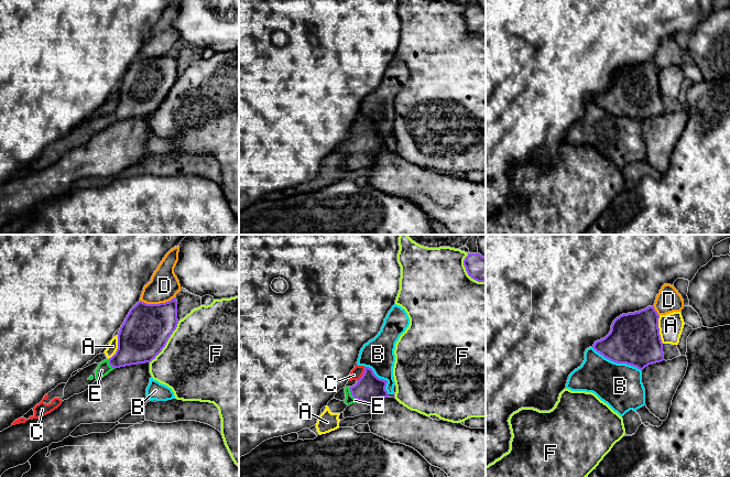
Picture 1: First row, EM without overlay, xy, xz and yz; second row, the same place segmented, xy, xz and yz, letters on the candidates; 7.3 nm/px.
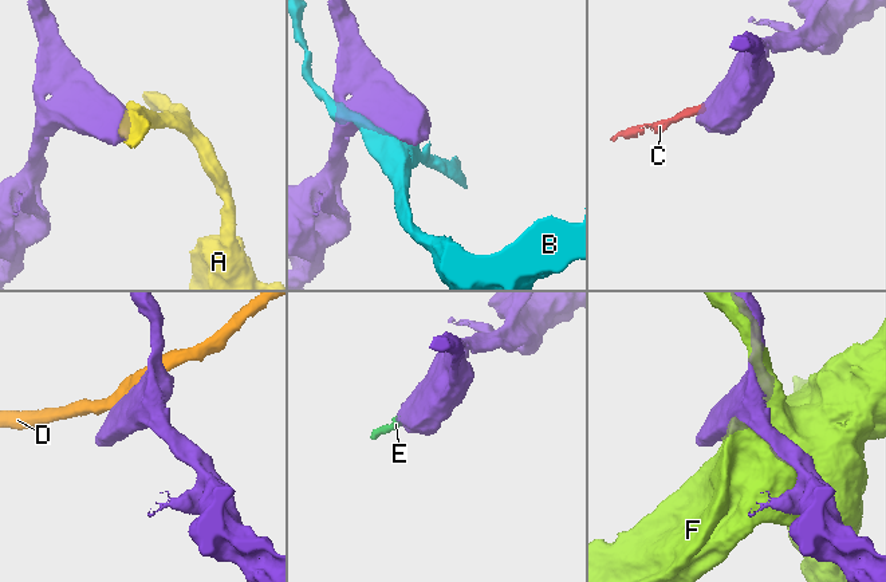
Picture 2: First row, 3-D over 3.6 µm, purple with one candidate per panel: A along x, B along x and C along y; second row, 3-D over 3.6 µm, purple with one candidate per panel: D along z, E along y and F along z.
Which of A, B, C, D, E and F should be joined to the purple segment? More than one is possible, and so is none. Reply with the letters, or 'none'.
C, E

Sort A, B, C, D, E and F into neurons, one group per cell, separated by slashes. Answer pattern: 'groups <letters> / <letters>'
groups A / B / C E / D / F

